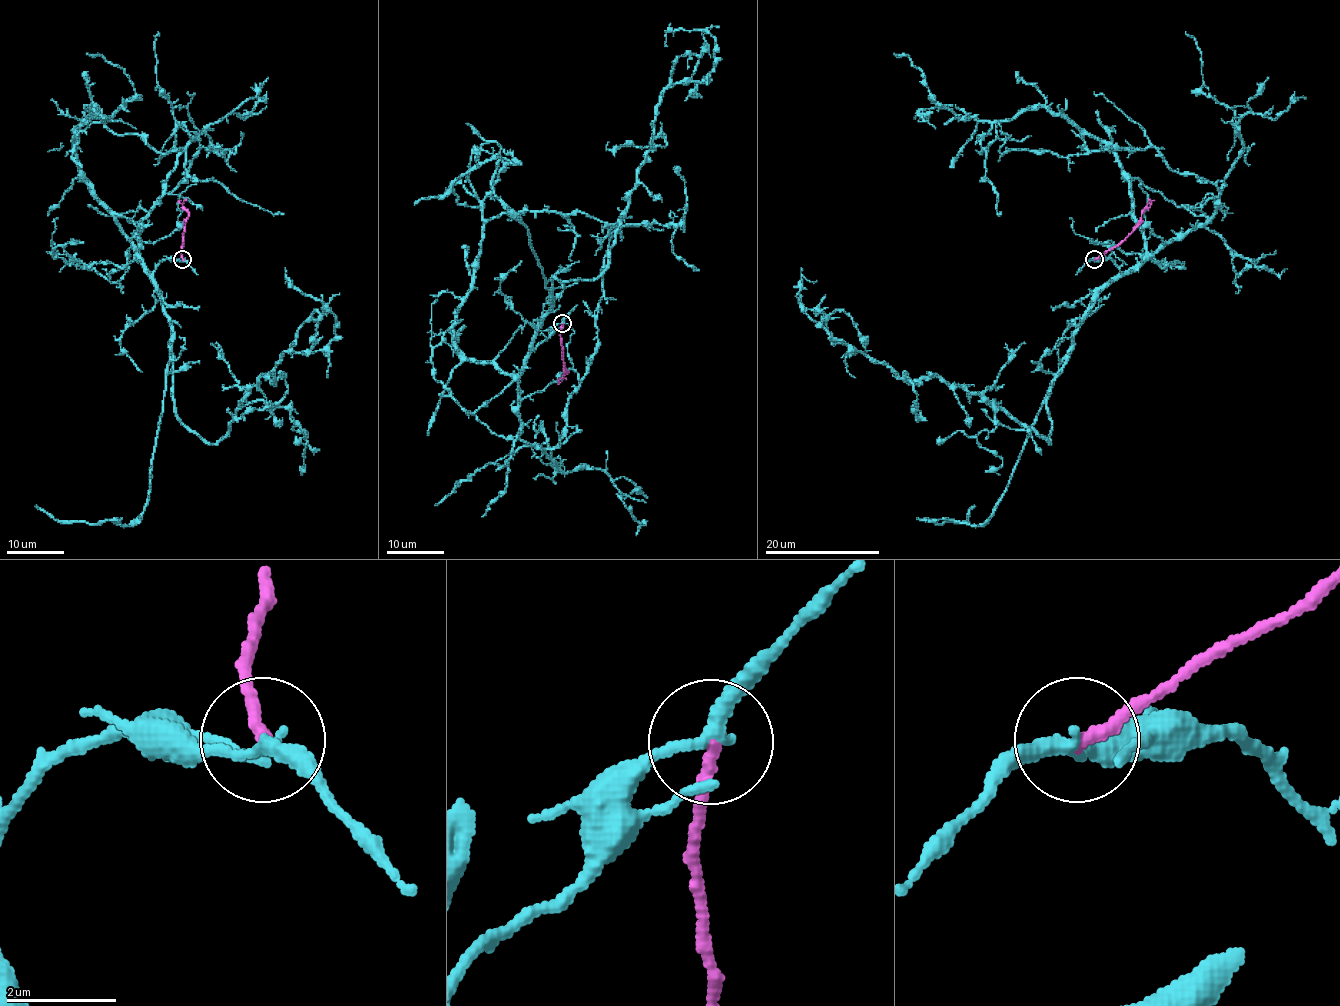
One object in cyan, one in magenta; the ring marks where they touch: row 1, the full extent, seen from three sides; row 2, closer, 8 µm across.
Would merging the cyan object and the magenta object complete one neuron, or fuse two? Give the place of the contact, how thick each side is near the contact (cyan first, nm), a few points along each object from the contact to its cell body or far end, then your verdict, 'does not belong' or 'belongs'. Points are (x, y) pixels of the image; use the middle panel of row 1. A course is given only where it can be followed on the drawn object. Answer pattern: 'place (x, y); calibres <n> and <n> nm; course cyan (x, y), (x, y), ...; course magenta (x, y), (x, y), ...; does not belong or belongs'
place (562, 323); calibres 260 and 240 nm; course cyan (562, 322), (533, 349), (552, 279), (606, 268), (672, 66), (699, 55), (702, 30), (667, 30), (667, 46); course magenta (562, 323), (562, 359), (567, 371), (557, 384); does not belong

